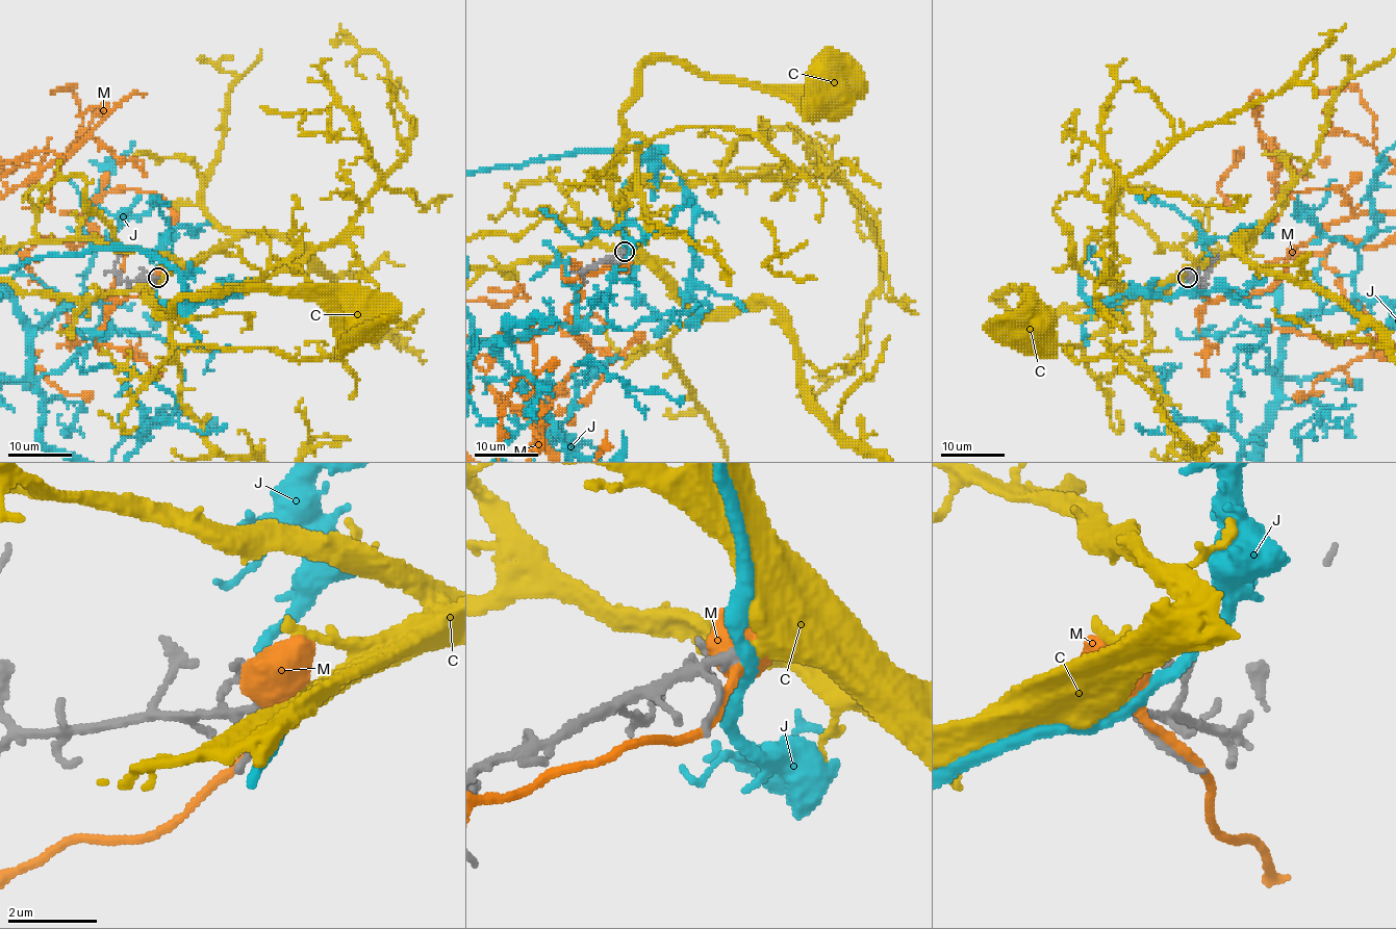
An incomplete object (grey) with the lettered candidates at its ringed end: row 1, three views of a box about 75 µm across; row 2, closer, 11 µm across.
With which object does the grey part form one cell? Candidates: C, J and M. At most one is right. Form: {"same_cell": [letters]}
{"same_cell": ["C"]}

